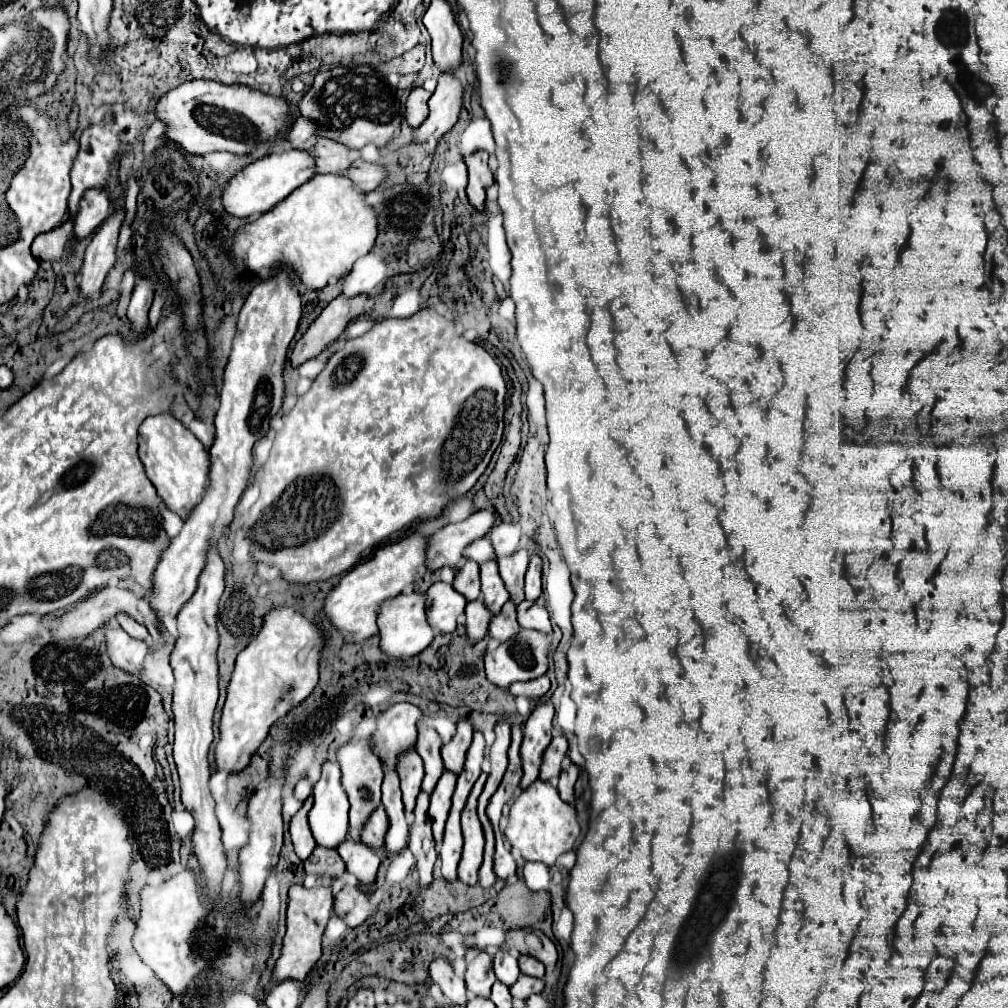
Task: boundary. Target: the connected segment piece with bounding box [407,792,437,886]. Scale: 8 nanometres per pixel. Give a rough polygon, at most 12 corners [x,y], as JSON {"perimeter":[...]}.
{"perimeter":[[421,792],[409,850],[417,860],[419,884],[433,882],[437,860],[429,822],[429,794]]}

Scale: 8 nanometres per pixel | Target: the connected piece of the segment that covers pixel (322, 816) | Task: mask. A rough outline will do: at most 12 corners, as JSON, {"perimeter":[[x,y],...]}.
{"perimeter":[[337,760],[313,786],[309,826],[319,846],[345,842],[349,802]]}

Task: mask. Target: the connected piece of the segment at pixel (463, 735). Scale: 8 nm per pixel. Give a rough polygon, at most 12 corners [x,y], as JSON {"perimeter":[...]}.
{"perimeter":[[459,720],[457,734],[441,748],[445,770],[463,770],[473,728]]}

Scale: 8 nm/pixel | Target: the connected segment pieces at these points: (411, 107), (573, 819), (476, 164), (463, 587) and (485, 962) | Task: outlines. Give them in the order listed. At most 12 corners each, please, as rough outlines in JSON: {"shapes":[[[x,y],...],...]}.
{"shapes":[[[413,88],[405,102],[405,120],[419,128],[427,118],[429,92]],[[577,766],[515,798],[505,836],[553,866],[581,834]],[[487,152],[465,158],[469,168],[467,198],[475,210],[485,208],[493,184]],[[469,560],[453,588],[469,602],[481,596],[479,564]],[[477,954],[465,972],[467,990],[489,998],[491,956]]]}

